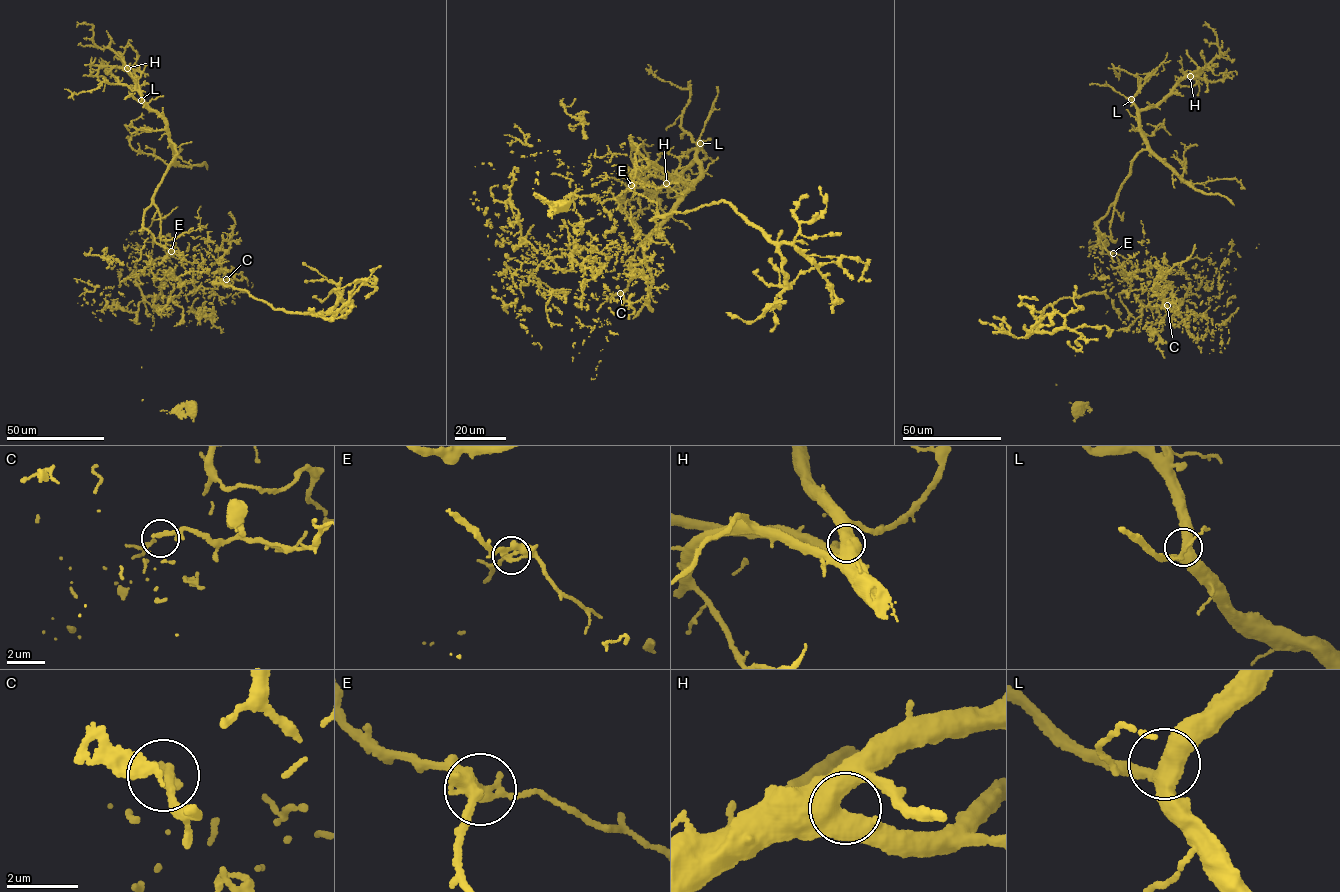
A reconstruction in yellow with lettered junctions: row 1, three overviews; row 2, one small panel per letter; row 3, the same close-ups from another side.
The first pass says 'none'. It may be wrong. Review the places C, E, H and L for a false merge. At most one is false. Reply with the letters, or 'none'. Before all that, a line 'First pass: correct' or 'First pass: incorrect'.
First pass: incorrect
E

